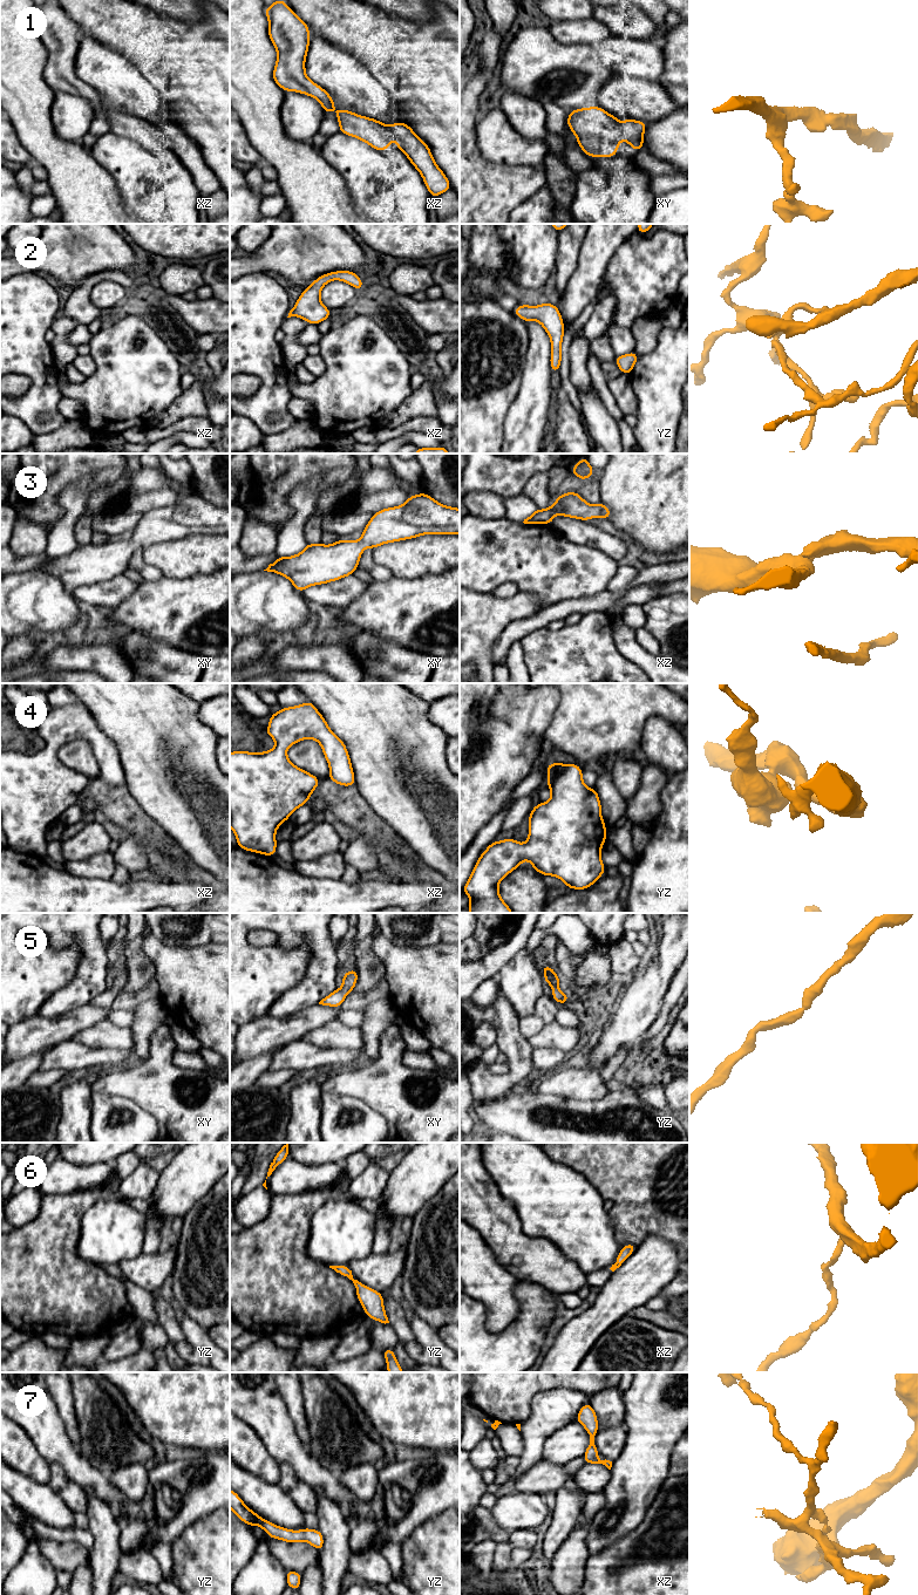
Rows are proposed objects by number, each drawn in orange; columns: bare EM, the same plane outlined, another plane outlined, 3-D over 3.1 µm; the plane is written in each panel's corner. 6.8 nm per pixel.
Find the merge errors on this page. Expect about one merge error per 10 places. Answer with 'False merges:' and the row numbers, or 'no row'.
False merges: no row

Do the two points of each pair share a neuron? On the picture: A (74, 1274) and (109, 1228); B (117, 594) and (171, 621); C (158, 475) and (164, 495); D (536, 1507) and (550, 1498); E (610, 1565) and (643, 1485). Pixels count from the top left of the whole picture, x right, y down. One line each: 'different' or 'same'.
A: different
B: different
C: different
D: different
E: different

